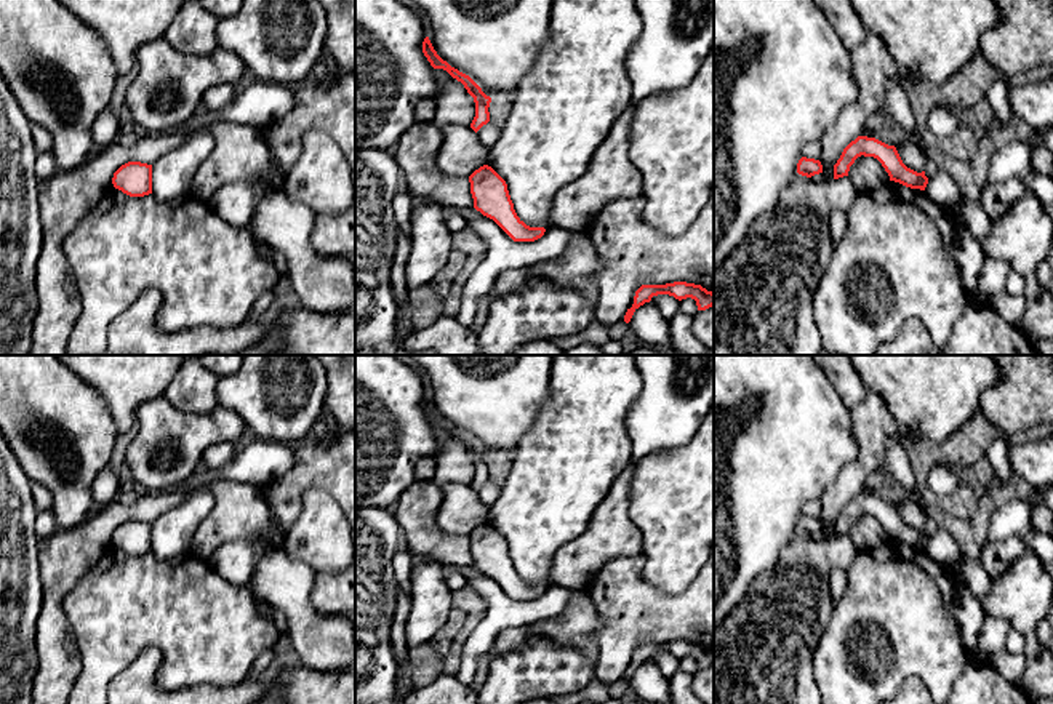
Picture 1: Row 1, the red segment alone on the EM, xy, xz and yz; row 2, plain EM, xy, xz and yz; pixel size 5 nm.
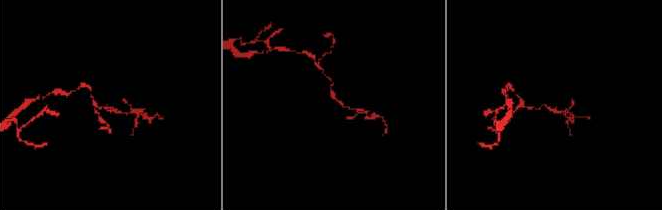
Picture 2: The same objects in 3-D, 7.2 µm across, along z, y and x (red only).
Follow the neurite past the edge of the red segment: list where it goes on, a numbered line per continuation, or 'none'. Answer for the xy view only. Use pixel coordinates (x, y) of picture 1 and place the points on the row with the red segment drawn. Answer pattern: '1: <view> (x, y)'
none

